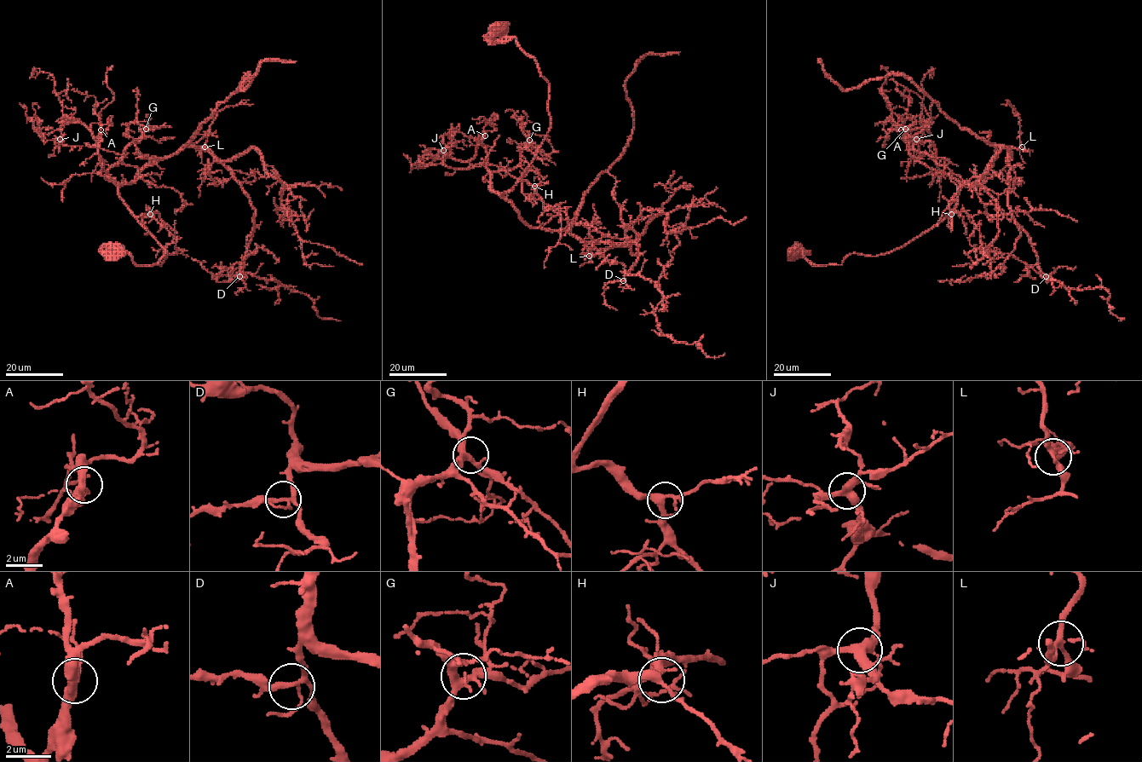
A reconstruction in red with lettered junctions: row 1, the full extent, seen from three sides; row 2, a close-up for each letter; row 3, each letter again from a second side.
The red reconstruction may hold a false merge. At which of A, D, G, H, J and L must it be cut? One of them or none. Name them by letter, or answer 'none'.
none

